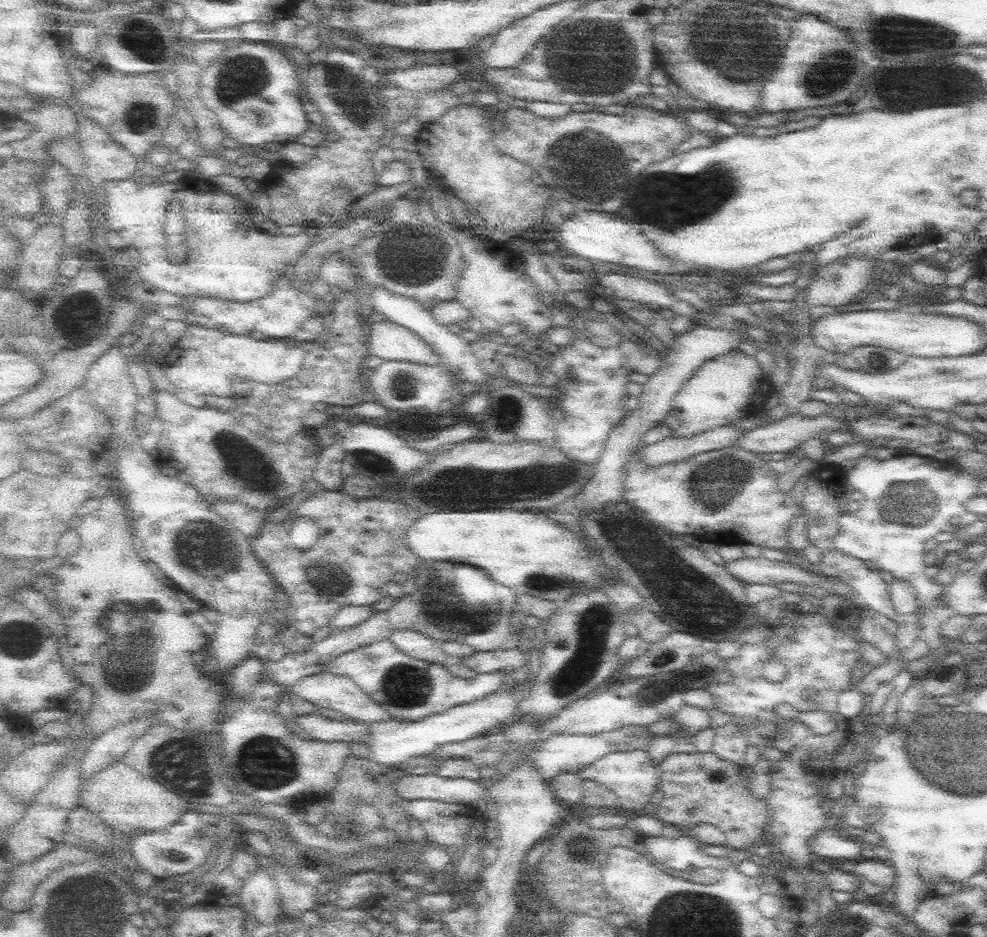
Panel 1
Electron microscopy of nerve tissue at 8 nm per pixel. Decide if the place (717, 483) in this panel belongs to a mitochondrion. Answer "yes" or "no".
yes

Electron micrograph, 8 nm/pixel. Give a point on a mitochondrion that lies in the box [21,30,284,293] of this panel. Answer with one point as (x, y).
(243, 77)

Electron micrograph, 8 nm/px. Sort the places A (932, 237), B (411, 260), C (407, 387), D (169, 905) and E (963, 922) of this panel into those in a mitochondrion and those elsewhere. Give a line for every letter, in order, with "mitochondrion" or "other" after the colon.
A: other
B: mitochondrion
C: mitochondrion
D: other
E: other

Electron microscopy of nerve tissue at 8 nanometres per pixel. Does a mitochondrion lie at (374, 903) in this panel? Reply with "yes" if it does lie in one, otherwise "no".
no

